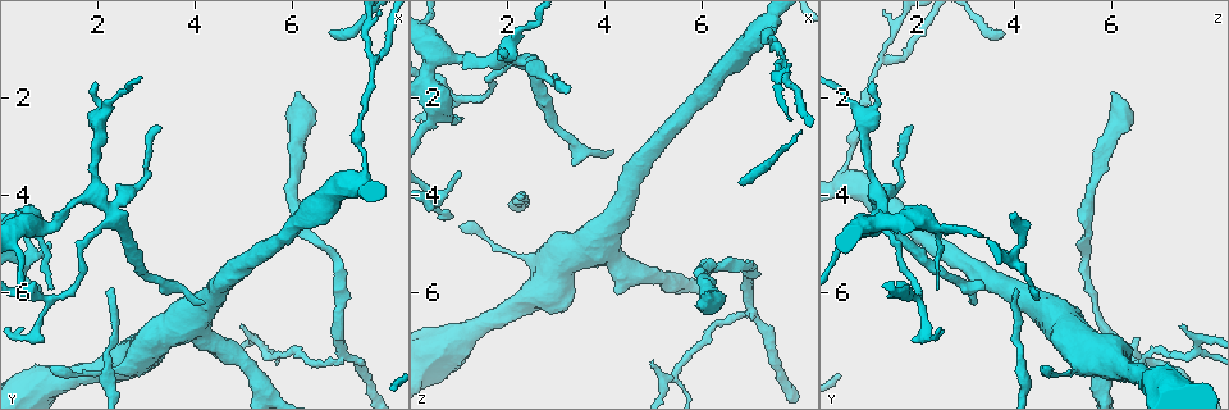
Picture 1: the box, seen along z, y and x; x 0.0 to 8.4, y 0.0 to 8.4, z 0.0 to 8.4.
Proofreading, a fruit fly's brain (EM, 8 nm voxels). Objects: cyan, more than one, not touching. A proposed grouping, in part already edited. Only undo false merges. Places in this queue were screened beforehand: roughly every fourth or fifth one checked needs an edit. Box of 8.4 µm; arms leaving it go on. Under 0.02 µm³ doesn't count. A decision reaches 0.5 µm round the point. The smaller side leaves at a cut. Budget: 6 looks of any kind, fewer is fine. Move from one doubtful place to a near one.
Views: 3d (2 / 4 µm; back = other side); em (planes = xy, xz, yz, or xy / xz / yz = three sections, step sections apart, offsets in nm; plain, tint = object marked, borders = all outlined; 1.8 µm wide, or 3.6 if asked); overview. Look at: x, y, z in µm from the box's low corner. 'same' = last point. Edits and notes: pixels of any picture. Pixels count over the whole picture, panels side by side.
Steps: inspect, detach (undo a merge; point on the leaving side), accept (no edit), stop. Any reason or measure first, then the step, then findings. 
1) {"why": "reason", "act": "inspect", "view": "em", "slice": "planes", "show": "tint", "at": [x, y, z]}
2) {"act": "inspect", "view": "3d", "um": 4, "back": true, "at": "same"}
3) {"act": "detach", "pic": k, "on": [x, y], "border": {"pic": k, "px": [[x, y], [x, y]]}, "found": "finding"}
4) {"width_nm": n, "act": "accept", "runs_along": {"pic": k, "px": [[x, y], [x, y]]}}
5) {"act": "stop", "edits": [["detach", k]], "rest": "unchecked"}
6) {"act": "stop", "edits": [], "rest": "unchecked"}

{"why": "abrupt turn", "act": "inspect", "view": "em", "slice": "xz", "step": 16, "show": "tint", "at": [0.55, 5.00, 4.10]}

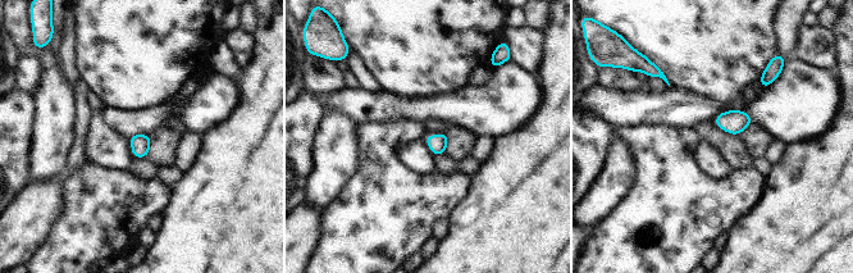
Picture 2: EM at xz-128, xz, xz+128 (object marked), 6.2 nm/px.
{"why": "another direction", "act": "inspect", "view": "em", "slice": "planes", "show": "borders", "at": "same"}

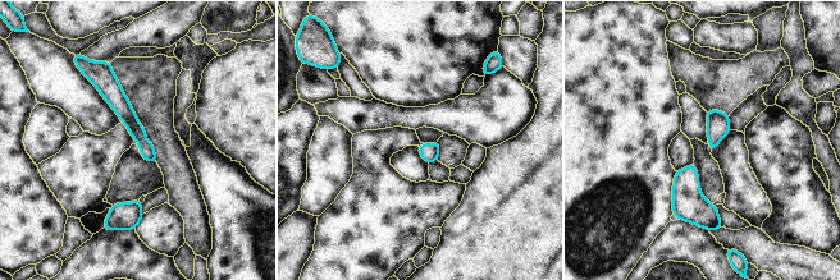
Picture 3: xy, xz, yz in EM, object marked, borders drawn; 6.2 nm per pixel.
{"act": "accept", "runs_along": {"pic": 3, "px": [[94, 78], [118, 100], [153, 159]]}, "found": "all the same neuron"}

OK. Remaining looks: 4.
{"why": "four or more arms meet", "act": "inspect", "view": "em", "um": 3.6, "slice": "planes", "show": "tint", "at": [2.25, 4.45, 1.25]}

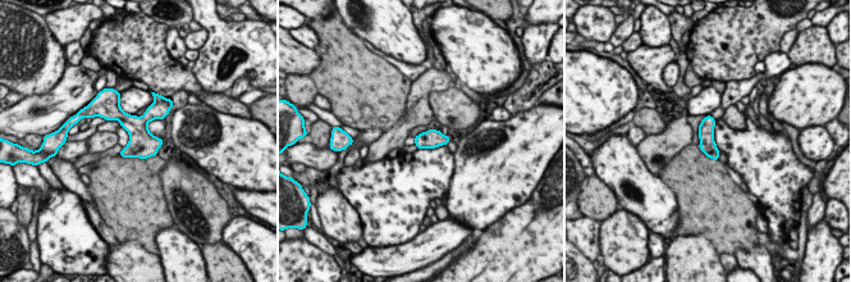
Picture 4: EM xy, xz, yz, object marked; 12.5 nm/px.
{"act": "accept", "found": "one neuron here"}

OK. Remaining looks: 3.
{"why": "side arm on a straight run", "act": "inspect", "view": "3d", "um": 2, "at": [1.10, 6.15, 2.00]}

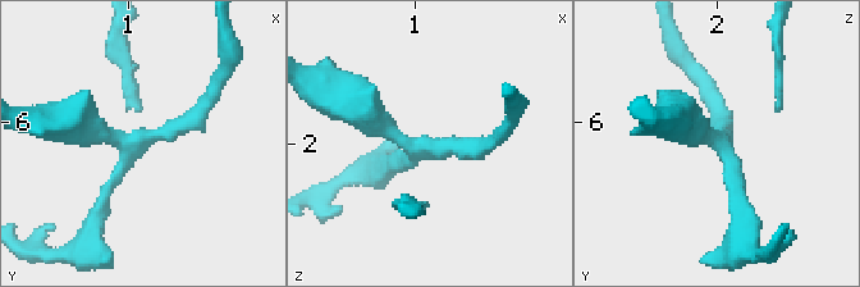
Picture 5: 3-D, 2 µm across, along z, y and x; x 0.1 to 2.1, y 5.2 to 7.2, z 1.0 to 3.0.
{"arms": 3, "act": "inspect", "view": "em", "slice": "planes", "show": "tint", "at": [1.12, 6.12, 2.06]}

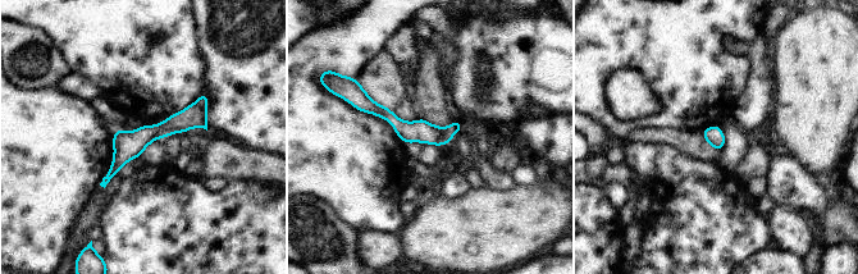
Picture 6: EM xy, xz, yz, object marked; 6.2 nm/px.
{"act": "accept", "runs_along": {"pic": 6, "px": [[204, 99], [112, 172]]}, "found": "one neuron here"}

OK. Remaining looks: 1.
{"act": "stop", "edits": [], "rest": "unchecked"}

